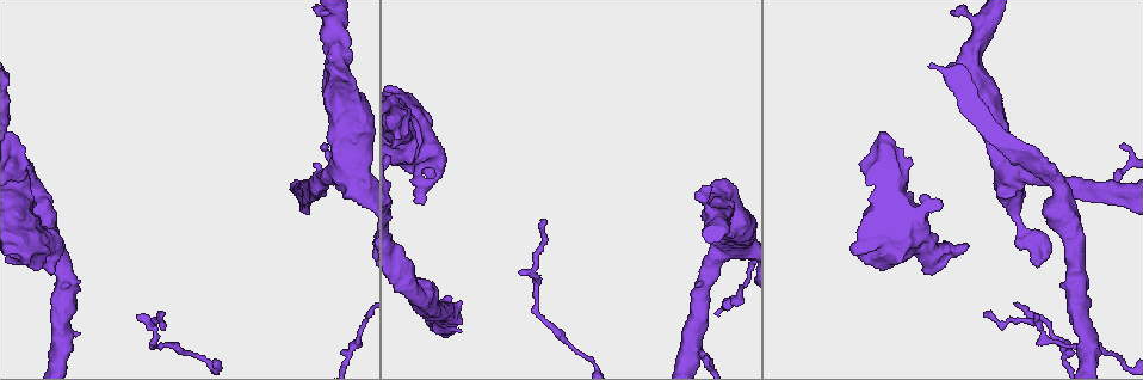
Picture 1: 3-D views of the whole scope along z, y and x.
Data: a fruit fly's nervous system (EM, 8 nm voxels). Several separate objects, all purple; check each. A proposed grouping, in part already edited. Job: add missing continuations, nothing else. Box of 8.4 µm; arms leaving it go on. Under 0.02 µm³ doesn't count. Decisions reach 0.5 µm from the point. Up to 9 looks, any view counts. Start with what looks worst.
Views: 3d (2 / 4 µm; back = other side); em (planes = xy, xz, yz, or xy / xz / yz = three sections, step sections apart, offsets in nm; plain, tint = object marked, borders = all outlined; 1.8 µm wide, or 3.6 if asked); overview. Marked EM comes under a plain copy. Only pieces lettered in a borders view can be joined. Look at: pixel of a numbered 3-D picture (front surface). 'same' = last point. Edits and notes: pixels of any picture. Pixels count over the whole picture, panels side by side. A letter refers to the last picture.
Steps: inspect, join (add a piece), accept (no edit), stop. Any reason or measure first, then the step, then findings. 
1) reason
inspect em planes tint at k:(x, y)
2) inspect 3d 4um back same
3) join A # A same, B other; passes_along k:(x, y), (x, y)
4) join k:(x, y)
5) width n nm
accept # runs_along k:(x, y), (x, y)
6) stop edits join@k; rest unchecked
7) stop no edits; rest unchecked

branch stops here
inspect 3d 2um at 1:(952, 257)

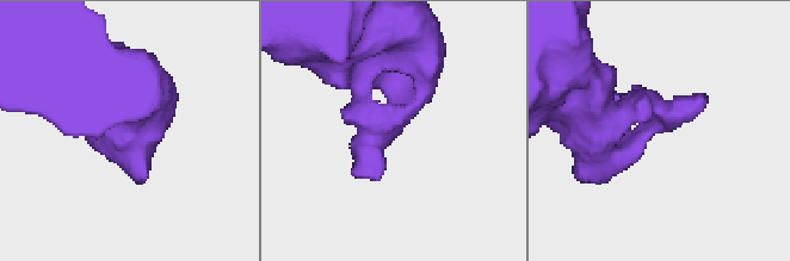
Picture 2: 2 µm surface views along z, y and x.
now the EM
inspect em xy step 8 borders at 2:(396, 137)

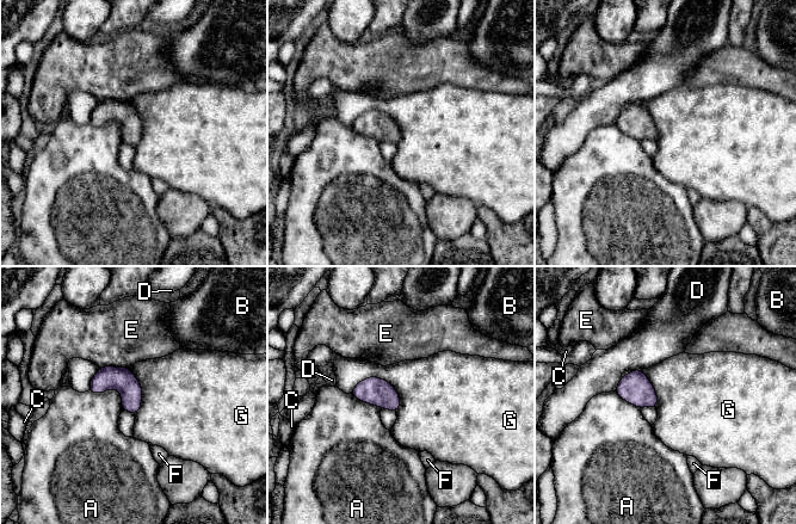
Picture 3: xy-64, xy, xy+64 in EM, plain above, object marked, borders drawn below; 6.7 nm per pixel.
inspect em planes borders same

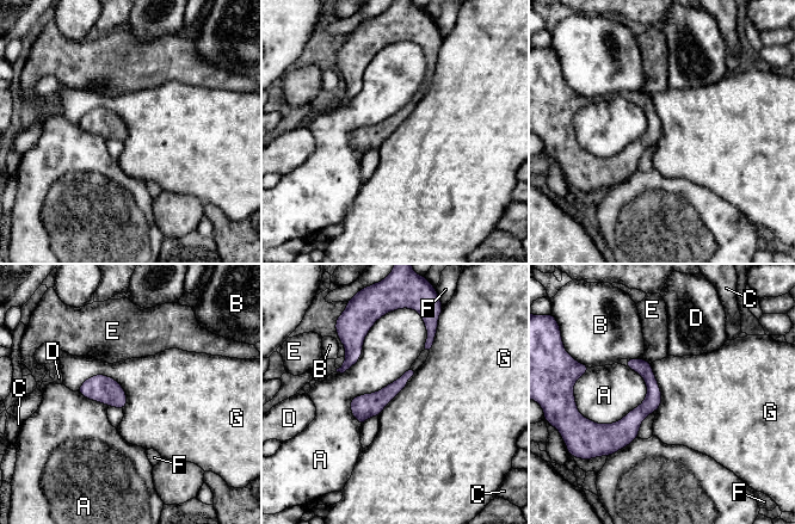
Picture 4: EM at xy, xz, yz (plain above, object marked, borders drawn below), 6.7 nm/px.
accept # A other, B other, C other, D other, E other, F other, G other; runs_along 4:(641, 362), (652, 401), (608, 443); no lettered piece goes on from it

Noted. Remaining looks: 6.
tapers out
inspect 3d 2um at 1:(163, 314)

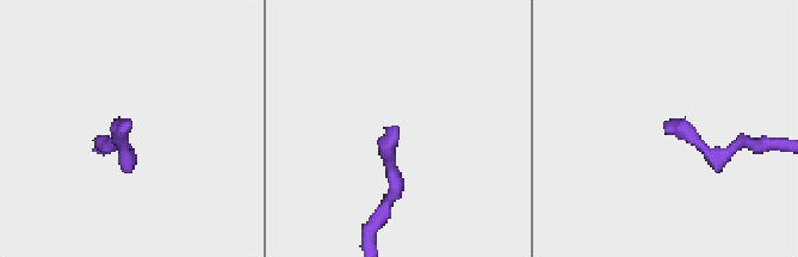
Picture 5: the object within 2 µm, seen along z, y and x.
inspect em 3.6um yz step 16 tint at 5:(395, 128)

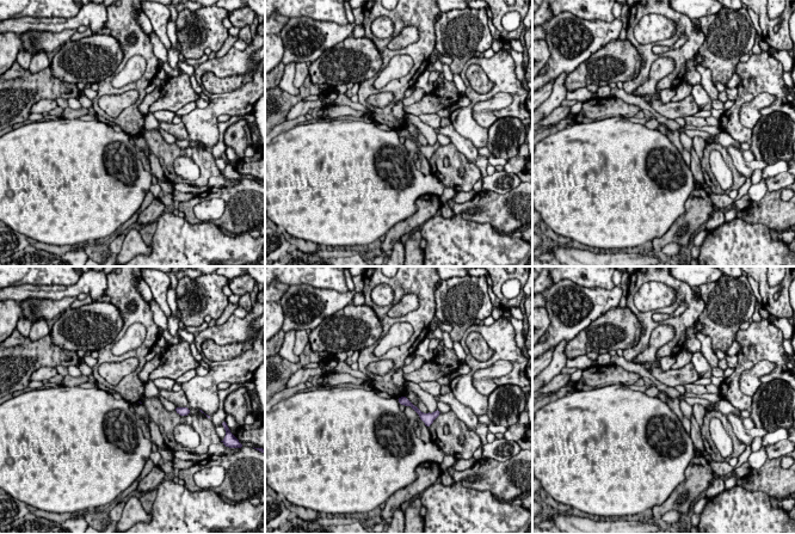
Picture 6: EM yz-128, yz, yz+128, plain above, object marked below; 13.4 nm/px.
another direction
inspect em 3.6um planes borders same

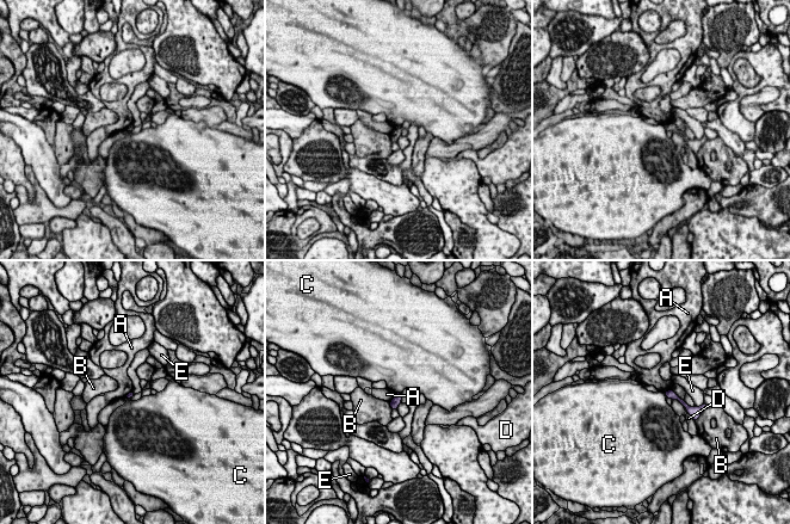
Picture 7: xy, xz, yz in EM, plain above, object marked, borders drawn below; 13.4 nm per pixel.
accept # A other, B other, C other, D other, E other; runs_along 7:(668, 394), (678, 398), (695, 413); none of them fits

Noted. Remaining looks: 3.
arms part here
inspect em 3.6um planes tint at 1:(340, 70)

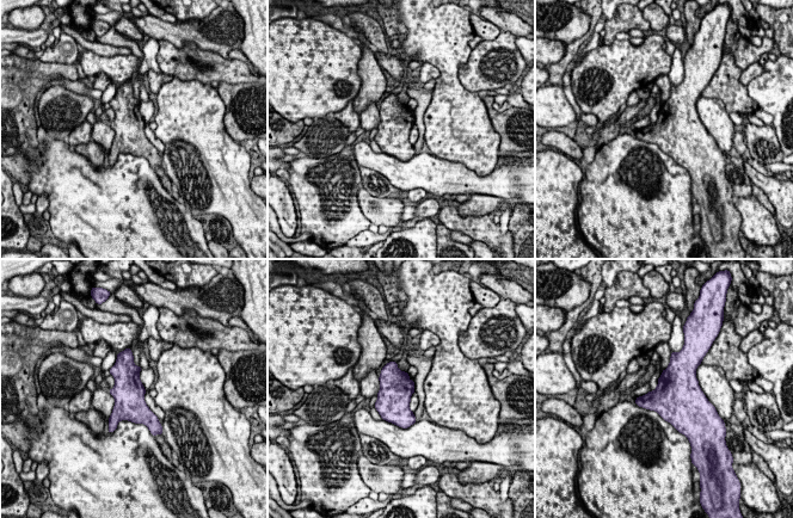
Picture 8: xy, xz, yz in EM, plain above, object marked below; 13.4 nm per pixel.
see the neighbours
inspect em 3.6um planes borders same

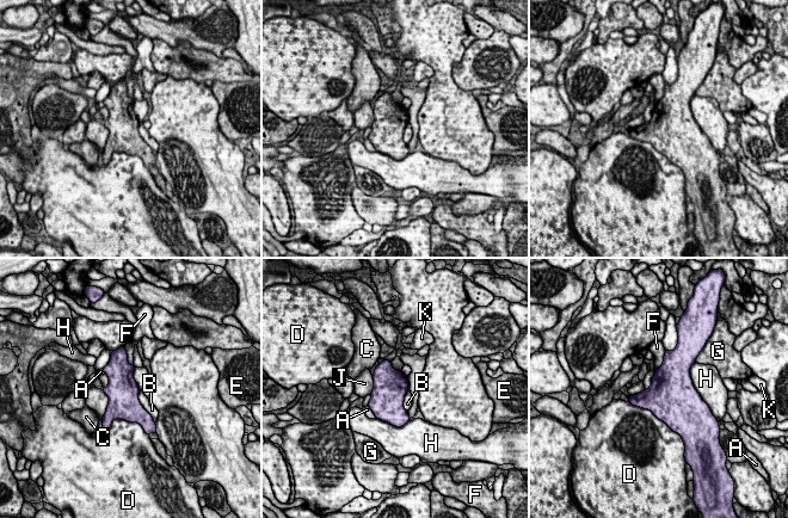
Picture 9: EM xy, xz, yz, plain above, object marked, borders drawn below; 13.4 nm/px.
accept # A other, B other, C other, D other, E other, F other, G other, H other, J other, K other; border 9:(139, 390), (139, 401), (154, 423); no lettered piece goes on from it

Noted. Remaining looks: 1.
stop no edits; rest unchecked

